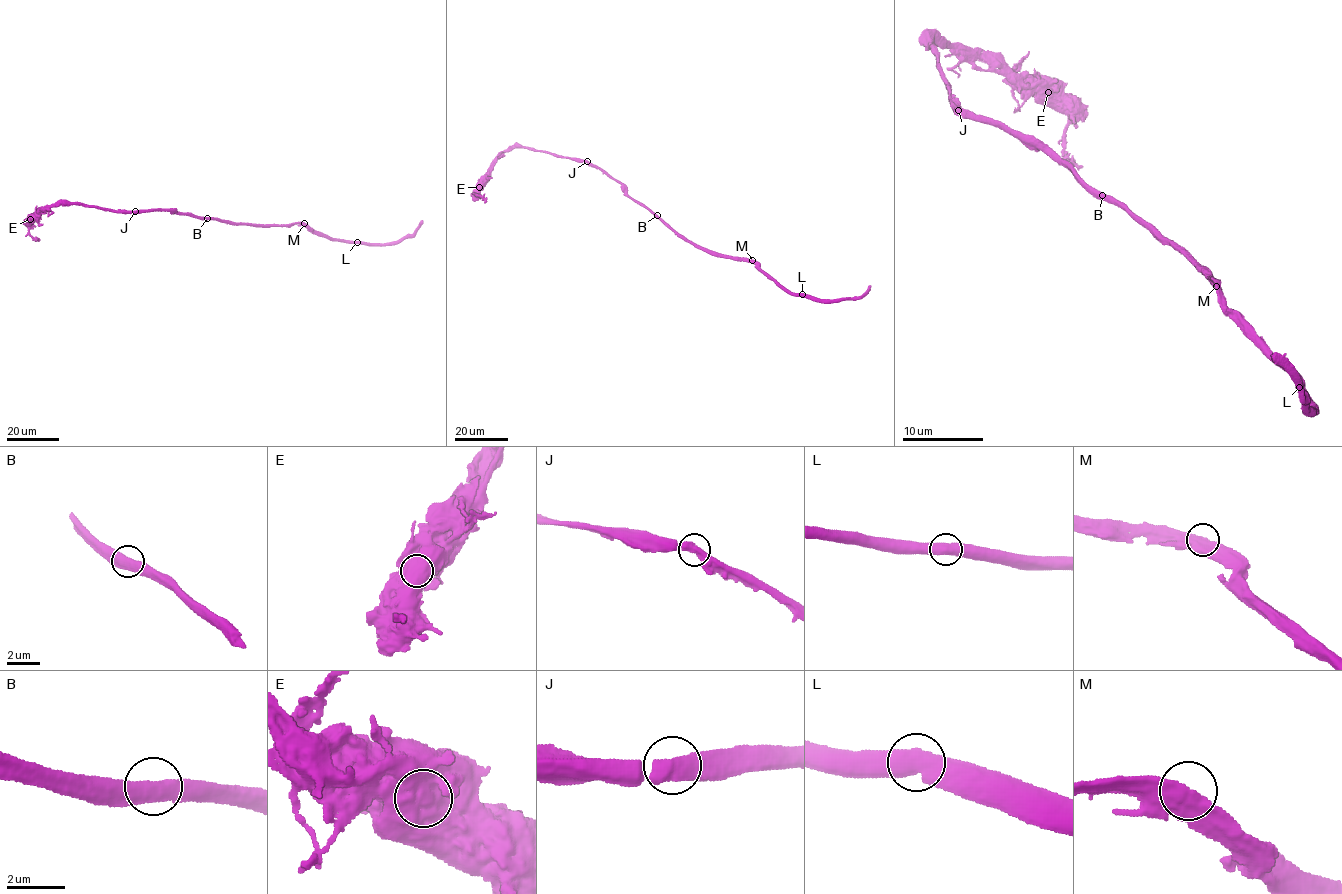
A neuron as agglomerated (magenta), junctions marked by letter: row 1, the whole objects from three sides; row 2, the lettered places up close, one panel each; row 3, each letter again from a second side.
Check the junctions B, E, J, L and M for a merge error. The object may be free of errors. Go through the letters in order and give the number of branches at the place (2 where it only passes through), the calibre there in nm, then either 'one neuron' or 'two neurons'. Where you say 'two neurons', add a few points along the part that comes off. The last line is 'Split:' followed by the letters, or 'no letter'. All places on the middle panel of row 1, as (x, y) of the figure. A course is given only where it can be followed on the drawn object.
B: branches 2; calibre 500 nm; one neuron
E: branches 1; calibre 1400 nm; two neurons; course (479, 187), (503, 155), (498, 157)
J: branches 2; calibre 550 nm; one neuron
L: branches 2; calibre 650 nm; one neuron
M: branches 2; calibre 500 nm; one neuron
Split: E

